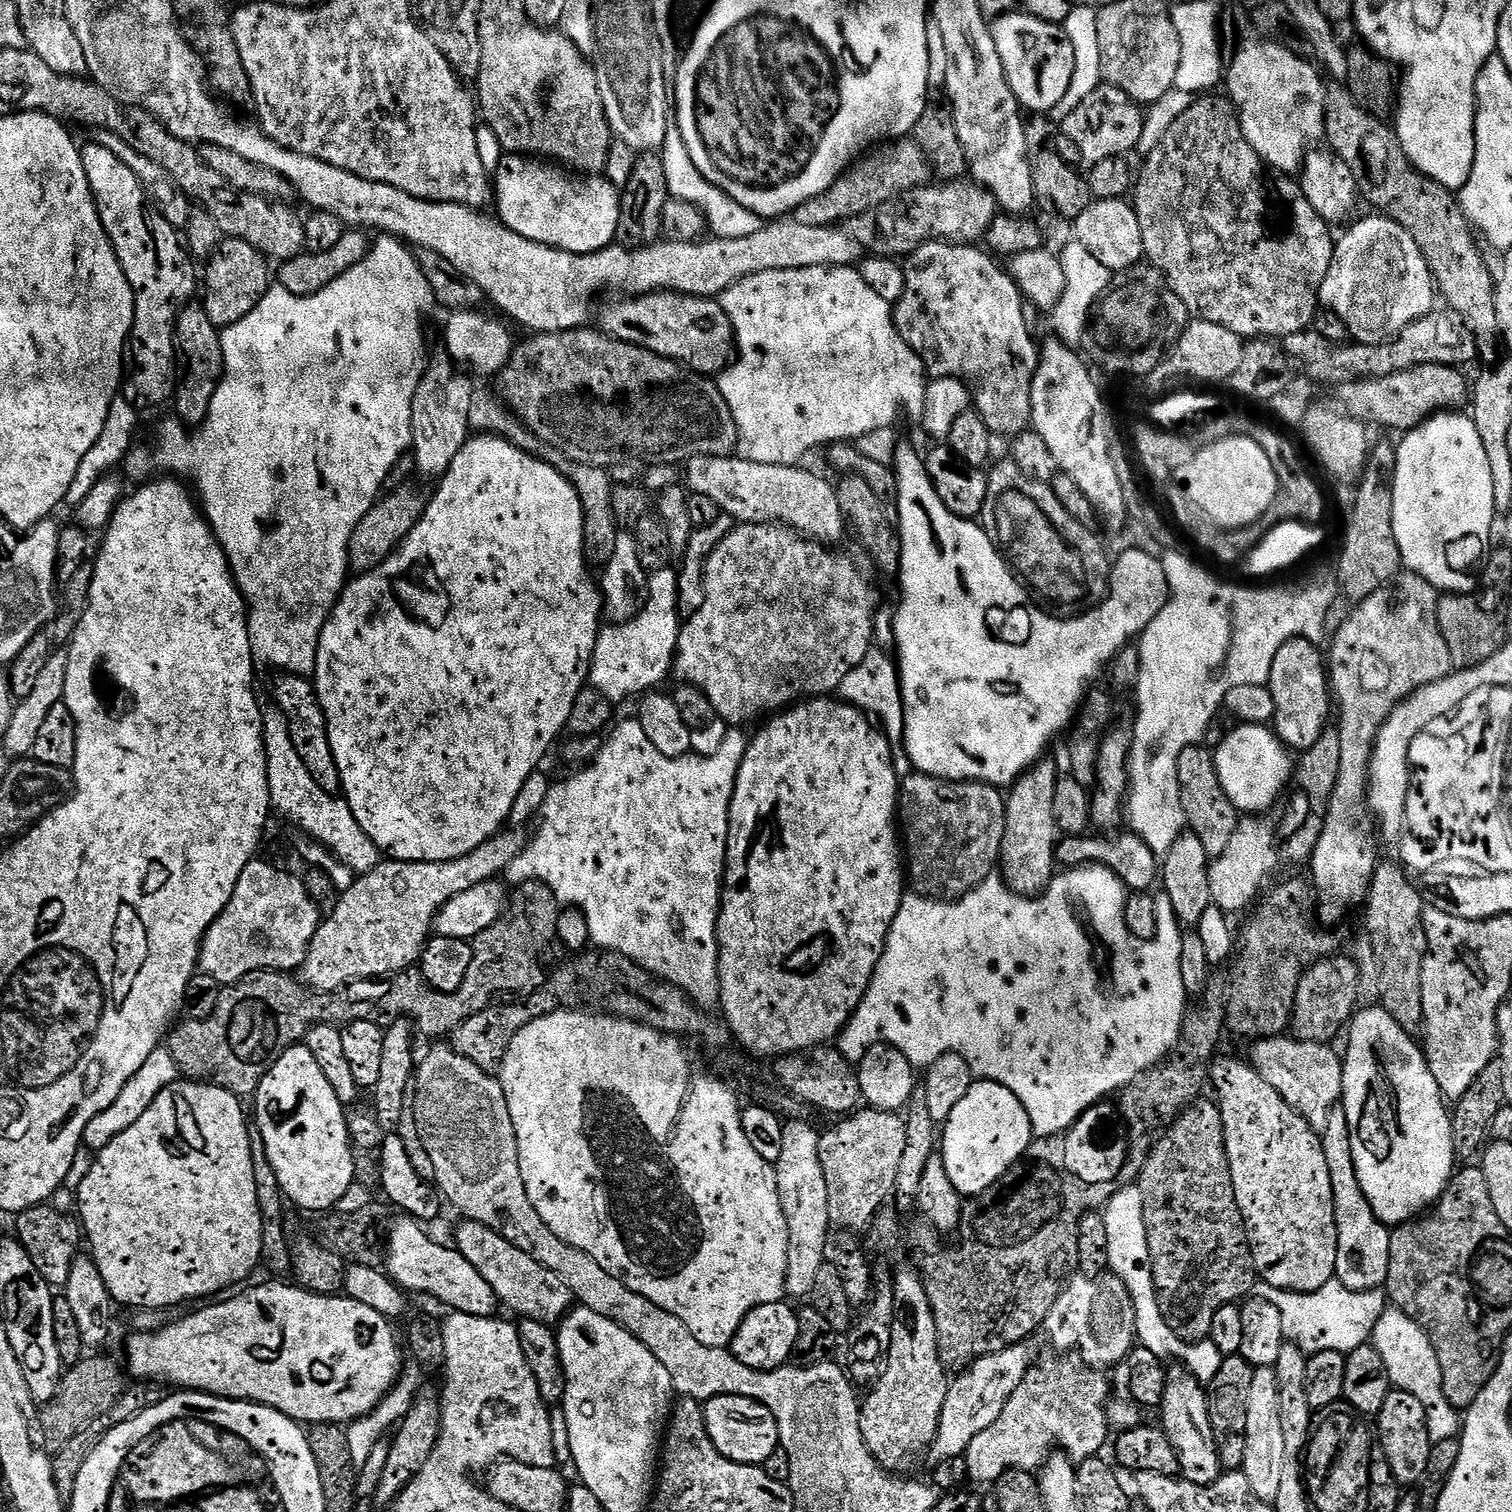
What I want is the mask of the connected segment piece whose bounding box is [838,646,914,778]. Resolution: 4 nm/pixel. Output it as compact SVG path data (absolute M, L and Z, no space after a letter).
M879 646L869 648L866 658L862 658L862 662L858 662L858 666L854 666L854 670L846 674L846 678L842 678L838 696L844 703L854 705L859 712L863 712L882 729L888 738L897 777L913 775L914 769L904 741L904 699L900 689L900 670L897 661Z

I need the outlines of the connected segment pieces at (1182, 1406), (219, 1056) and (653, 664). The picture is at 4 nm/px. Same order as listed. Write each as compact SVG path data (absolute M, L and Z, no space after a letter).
M1183 1366L1169 1367L1166 1394L1162 1394L1158 1415L1166 1438L1170 1438L1170 1446L1174 1446L1174 1454L1178 1454L1183 1479L1194 1482L1194 1486L1210 1486L1218 1482L1225 1469L1210 1424L1208 1393L1199 1378Z
M530 881L519 885L511 893L510 903L505 907L504 915L490 930L482 930L472 941L472 961L462 986L454 992L438 992L429 987L419 967L405 968L396 975L374 980L358 980L339 992L313 992L295 975L286 972L269 970L267 972L251 972L237 984L227 985L218 998L218 1007L214 1014L205 1020L185 1019L184 1024L177 1023L171 1029L166 1040L168 1053L174 1058L179 1075L188 1082L213 1084L234 1095L247 1098L258 1090L262 1078L295 1044L303 1041L306 1033L319 1024L335 1024L343 1026L350 1022L374 1022L379 1028L386 1029L395 1020L410 1018L415 1031L432 1038L447 1037L455 1028L462 1026L466 1018L478 1014L498 1004L514 1004L517 1000L525 1000L534 994L548 981L557 967L556 951L562 945L558 938L558 914L562 905L556 900L550 886L541 881Z
M669 566L651 573L644 606L631 620L601 627L594 646L592 668L588 672L588 684L613 702L651 693L657 687L655 684L662 683L673 671L681 627L678 572Z

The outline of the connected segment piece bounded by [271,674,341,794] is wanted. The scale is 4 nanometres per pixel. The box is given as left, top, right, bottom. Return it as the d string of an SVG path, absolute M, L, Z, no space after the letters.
M280 674L275 677L276 685L272 688L271 699L281 708L282 714L289 722L290 739L294 742L294 750L298 750L298 758L310 770L310 778L322 786L322 790L336 794L341 791L338 766L334 762L334 750L330 750L330 738L324 711L316 693L316 685L307 676L290 676Z

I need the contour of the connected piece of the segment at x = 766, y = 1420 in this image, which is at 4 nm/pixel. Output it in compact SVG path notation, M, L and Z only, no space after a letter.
M716 1396L713 1400L703 1401L703 1405L710 1442L714 1442L718 1454L727 1460L763 1466L766 1458L770 1458L770 1454L780 1447L778 1422L774 1422L774 1414L770 1414L770 1410L766 1410L766 1406L757 1400L741 1396Z

